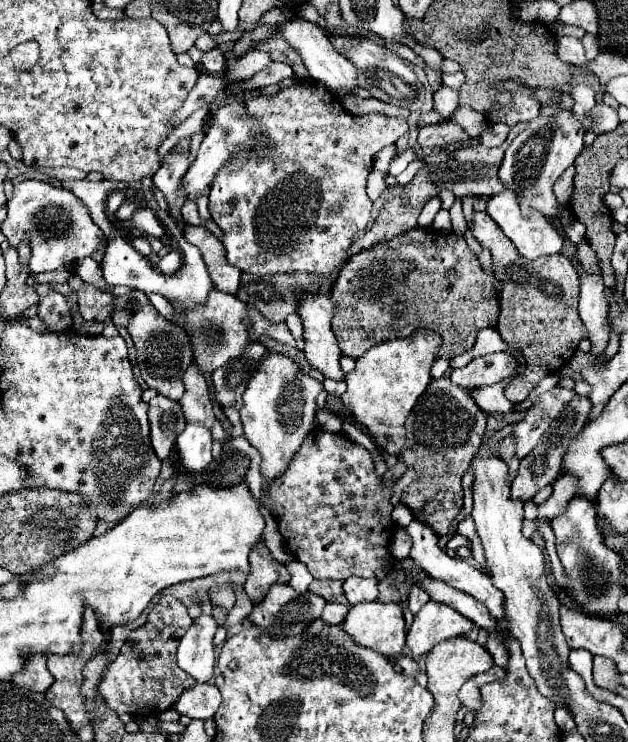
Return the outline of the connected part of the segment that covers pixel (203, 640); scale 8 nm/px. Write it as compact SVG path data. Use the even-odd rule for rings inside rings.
M201 615L195 625L185 633L177 649L177 661L183 671L187 671L197 683L207 683L213 679L213 635L217 623L211 615Z

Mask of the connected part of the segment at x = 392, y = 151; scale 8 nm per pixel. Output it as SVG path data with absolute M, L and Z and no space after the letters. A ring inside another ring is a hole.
M395 145L383 147L383 149L375 155L375 159L373 159L373 169L387 173L387 171L389 171L389 163L391 163L395 157L397 157L397 147L395 147Z

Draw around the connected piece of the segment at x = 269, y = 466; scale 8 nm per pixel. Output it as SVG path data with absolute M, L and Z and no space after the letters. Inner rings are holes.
M267 349L267 351L269 351L269 355L265 355L261 359L261 365L253 373L253 377L251 377L251 381L249 381L249 385L243 393L243 409L241 409L241 421L243 421L243 427L245 427L245 437L263 457L263 463L261 463L261 473L265 475L263 489L277 475L281 475L281 471L285 471L285 467L289 467L289 461L293 459L295 451L301 447L305 437L313 431L313 419L315 419L315 411L317 411L315 399L323 391L323 383L319 383L317 379L303 373L303 369L299 367L297 361L293 361L291 357L287 357L279 351L273 351L273 349Z

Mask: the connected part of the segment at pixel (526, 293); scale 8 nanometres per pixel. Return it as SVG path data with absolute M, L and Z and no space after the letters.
M475 213L469 223L473 237L491 251L493 273L501 281L501 313L497 331L507 345L517 347L525 357L525 371L517 375L505 389L505 397L513 403L521 403L547 375L559 373L577 351L581 339L587 337L585 325L577 313L579 303L579 273L573 261L565 255L547 255L529 261L517 253L513 243L503 235L501 227L489 219L487 213Z

